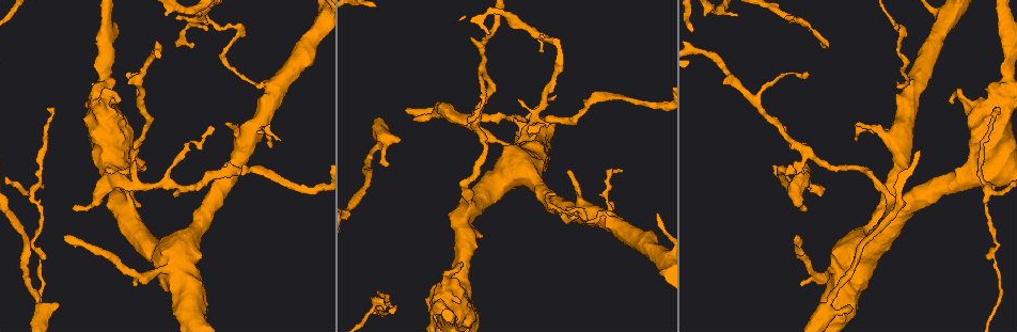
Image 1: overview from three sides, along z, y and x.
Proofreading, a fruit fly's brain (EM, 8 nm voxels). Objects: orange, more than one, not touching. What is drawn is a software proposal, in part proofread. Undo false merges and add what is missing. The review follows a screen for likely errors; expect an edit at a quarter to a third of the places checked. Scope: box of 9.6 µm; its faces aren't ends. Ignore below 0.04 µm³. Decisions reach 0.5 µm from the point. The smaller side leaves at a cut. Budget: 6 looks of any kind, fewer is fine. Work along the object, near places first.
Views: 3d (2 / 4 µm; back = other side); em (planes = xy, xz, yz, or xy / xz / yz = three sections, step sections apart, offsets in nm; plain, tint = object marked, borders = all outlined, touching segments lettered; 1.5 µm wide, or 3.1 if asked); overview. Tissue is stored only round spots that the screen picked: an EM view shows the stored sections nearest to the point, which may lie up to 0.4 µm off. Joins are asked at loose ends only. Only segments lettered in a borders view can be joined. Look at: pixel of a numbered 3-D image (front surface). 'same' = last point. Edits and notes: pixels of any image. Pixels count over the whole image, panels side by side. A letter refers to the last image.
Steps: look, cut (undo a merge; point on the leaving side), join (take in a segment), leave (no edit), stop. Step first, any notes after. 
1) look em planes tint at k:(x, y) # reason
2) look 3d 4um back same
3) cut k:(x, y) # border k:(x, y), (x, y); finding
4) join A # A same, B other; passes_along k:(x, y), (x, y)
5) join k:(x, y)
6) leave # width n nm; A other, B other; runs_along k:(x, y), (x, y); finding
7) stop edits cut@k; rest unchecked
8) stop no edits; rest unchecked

look 3d 4um at 1:(74, 210) # free end

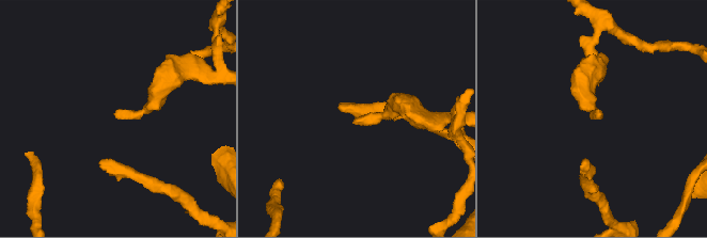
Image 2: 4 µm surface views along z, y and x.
look em planes borders at 2:(356, 120)

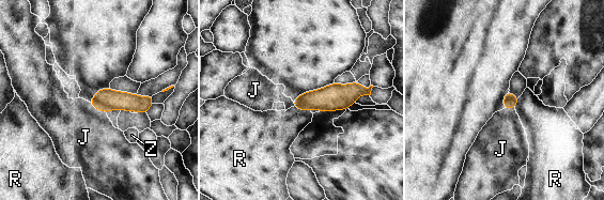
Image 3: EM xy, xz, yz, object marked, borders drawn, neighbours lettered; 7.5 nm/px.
leave # J other, R other, Z other; border 3:(90, 103), (106, 113); none of them fits

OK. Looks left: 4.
look 3d 4um back at 1:(811, 31) # branch stops here

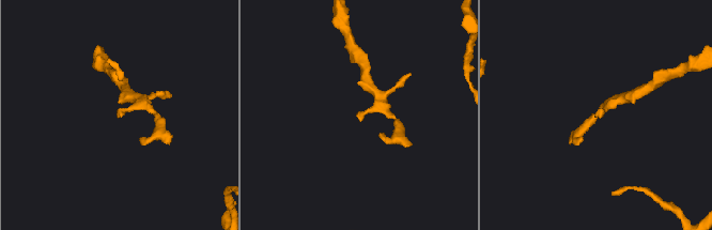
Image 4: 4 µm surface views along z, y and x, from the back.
look em yz step 8 plain at 4:(600, 118)

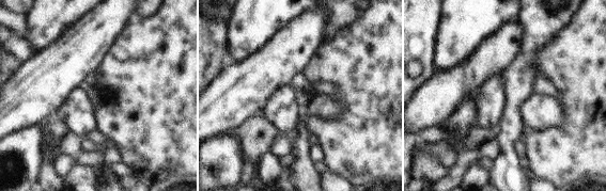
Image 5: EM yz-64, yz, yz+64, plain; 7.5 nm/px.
look em yz step 8 borders same

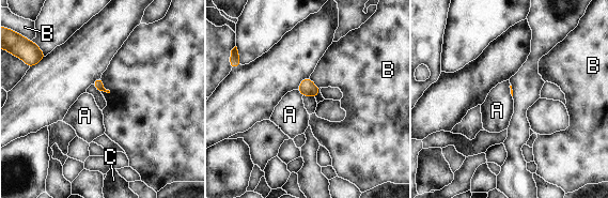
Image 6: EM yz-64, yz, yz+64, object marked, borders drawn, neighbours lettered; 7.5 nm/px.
leave # A other, B other, C other; border 6:(297, 90), (302, 95); none of them fits

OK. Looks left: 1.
stop no edits; rest unchecked

